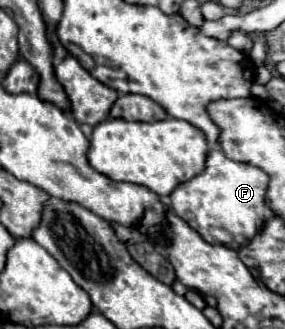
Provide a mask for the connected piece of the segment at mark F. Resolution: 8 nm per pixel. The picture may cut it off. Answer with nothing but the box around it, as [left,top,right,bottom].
[169,150,269,246]

